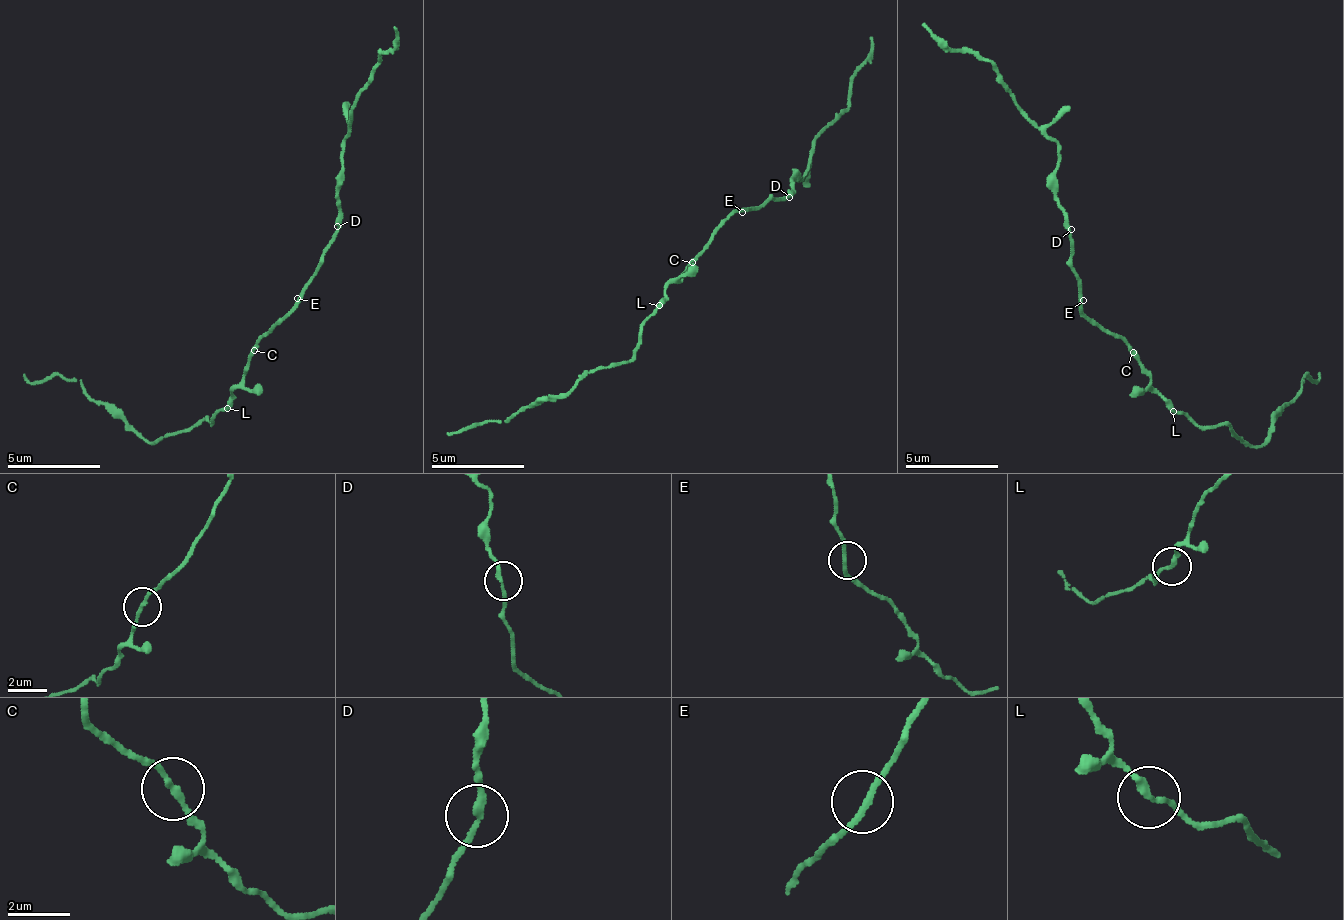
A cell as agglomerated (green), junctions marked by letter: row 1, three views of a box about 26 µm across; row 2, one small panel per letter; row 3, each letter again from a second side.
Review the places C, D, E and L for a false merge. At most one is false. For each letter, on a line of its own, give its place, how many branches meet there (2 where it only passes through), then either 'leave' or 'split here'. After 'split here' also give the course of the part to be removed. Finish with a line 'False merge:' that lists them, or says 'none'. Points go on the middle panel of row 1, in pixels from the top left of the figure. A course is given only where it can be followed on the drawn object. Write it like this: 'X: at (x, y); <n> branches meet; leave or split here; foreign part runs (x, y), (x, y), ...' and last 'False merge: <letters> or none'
C: at (692, 262); 2 branches meet; leave
D: at (789, 197); 2 branches meet; leave
E: at (742, 212); 2 branches meet; leave
L: at (659, 305); 2 branches meet; split here; foreign part runs (660, 304), (626, 361), (588, 371), (569, 390), (499, 422), (477, 421), (449, 435)
False merge: L

